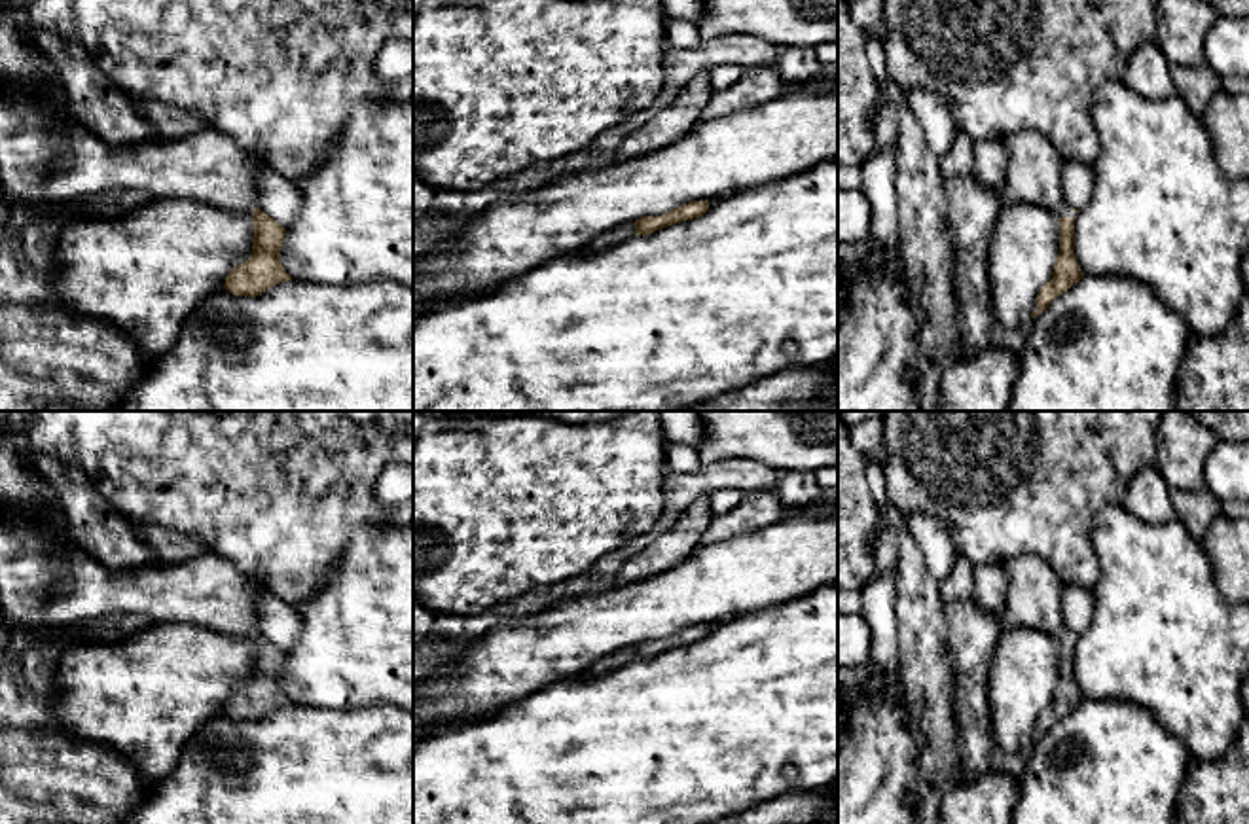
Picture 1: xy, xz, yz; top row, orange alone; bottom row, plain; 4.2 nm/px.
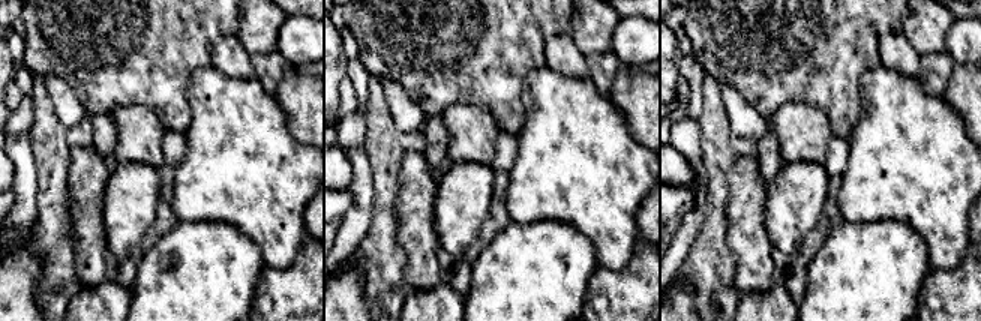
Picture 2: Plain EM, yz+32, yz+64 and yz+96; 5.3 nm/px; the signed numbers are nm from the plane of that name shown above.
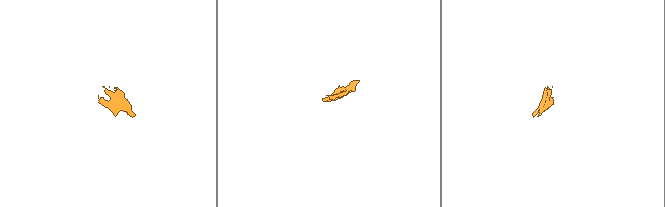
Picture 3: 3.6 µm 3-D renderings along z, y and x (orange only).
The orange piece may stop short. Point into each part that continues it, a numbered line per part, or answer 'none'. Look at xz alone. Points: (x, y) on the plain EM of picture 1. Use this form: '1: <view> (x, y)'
1: xz (615, 660)

